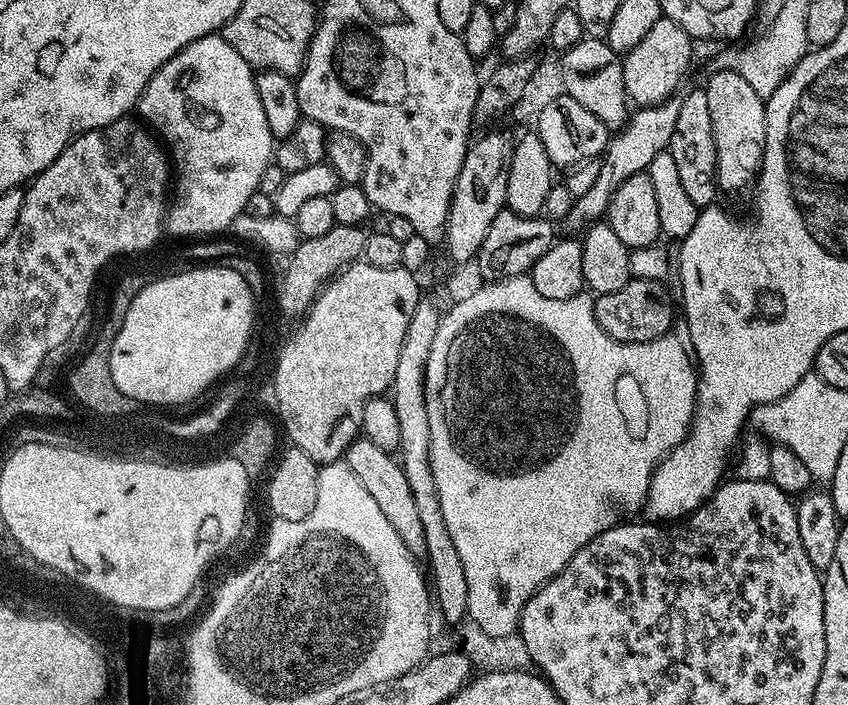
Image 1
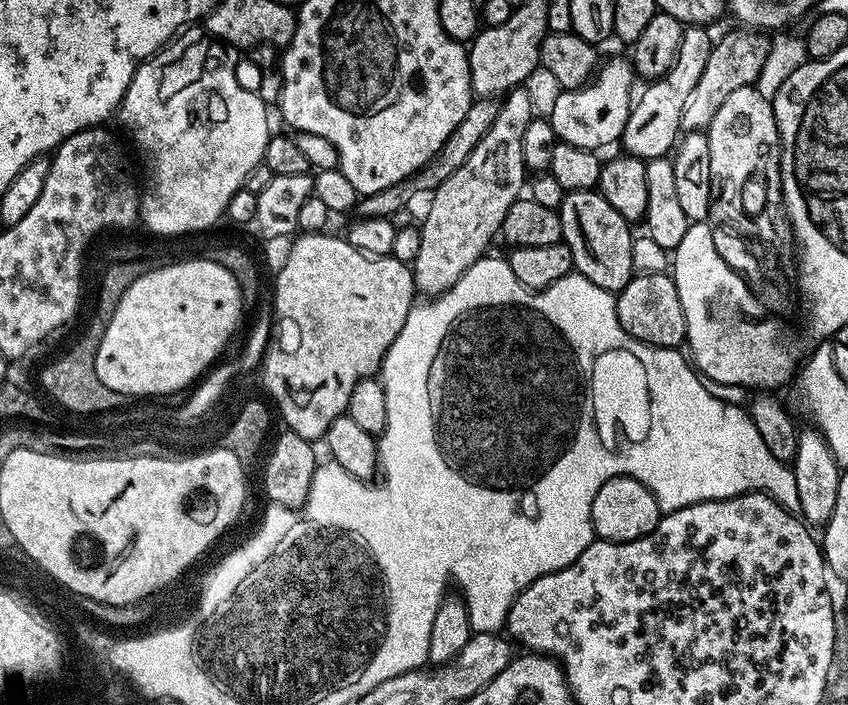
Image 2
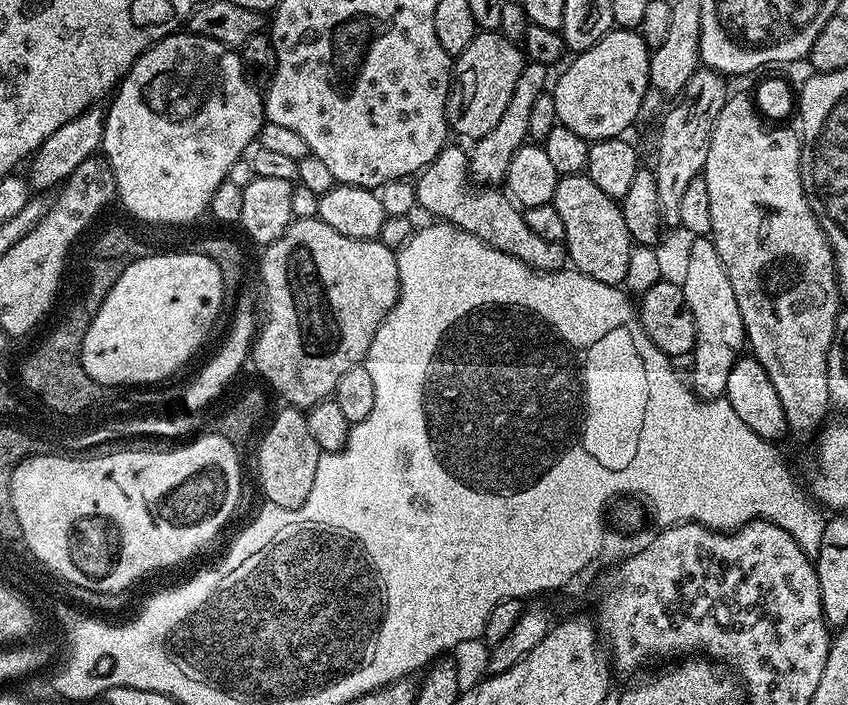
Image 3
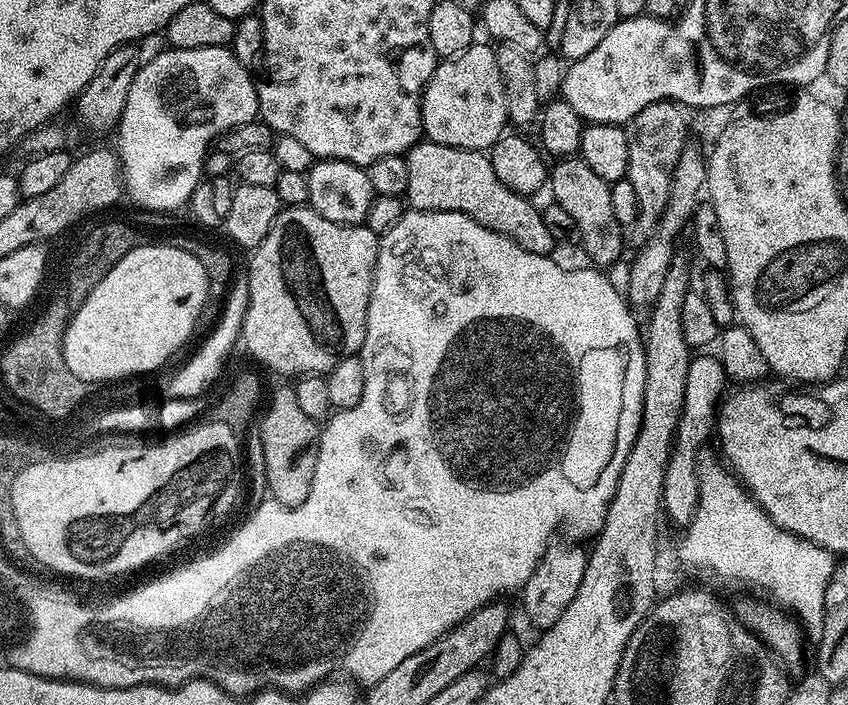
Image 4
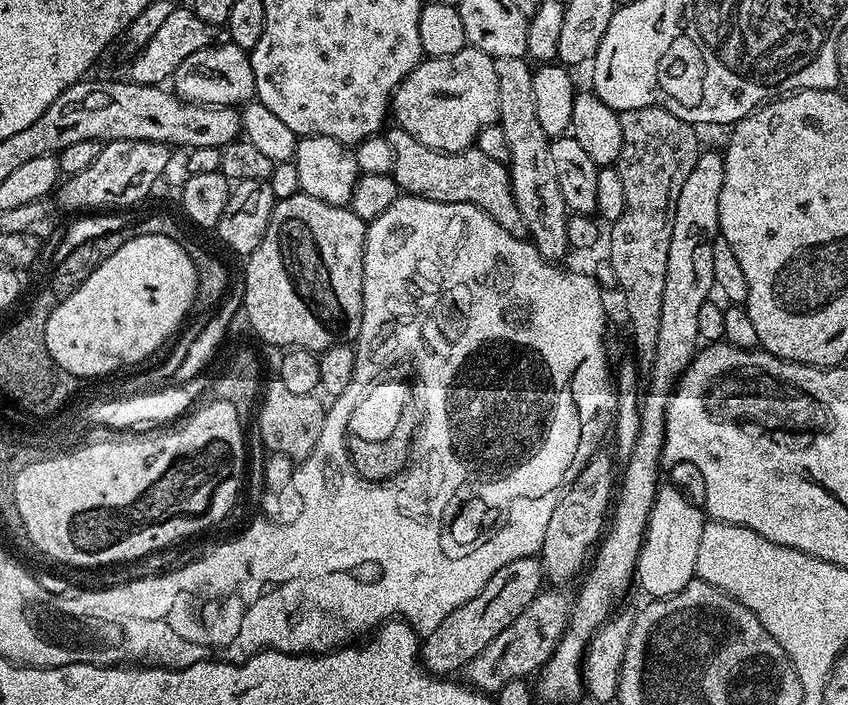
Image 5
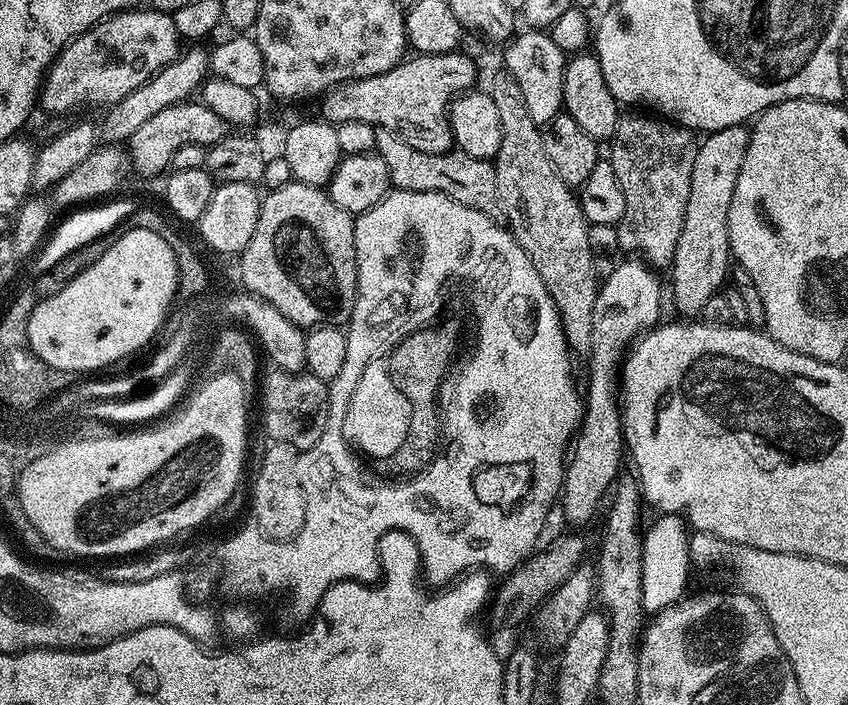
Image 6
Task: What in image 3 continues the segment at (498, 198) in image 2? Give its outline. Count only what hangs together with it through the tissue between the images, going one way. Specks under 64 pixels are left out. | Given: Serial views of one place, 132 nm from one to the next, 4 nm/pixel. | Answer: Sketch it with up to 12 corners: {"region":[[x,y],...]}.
{"region":[[525,63],[498,126],[471,145],[477,185],[503,185],[510,158],[529,139],[547,64]]}

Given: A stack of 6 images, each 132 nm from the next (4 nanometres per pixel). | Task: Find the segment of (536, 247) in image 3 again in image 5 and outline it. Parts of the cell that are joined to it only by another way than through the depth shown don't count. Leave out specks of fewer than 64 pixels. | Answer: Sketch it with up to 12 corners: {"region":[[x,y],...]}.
{"region":[[386,132],[401,193],[478,206],[527,237],[508,166]]}

